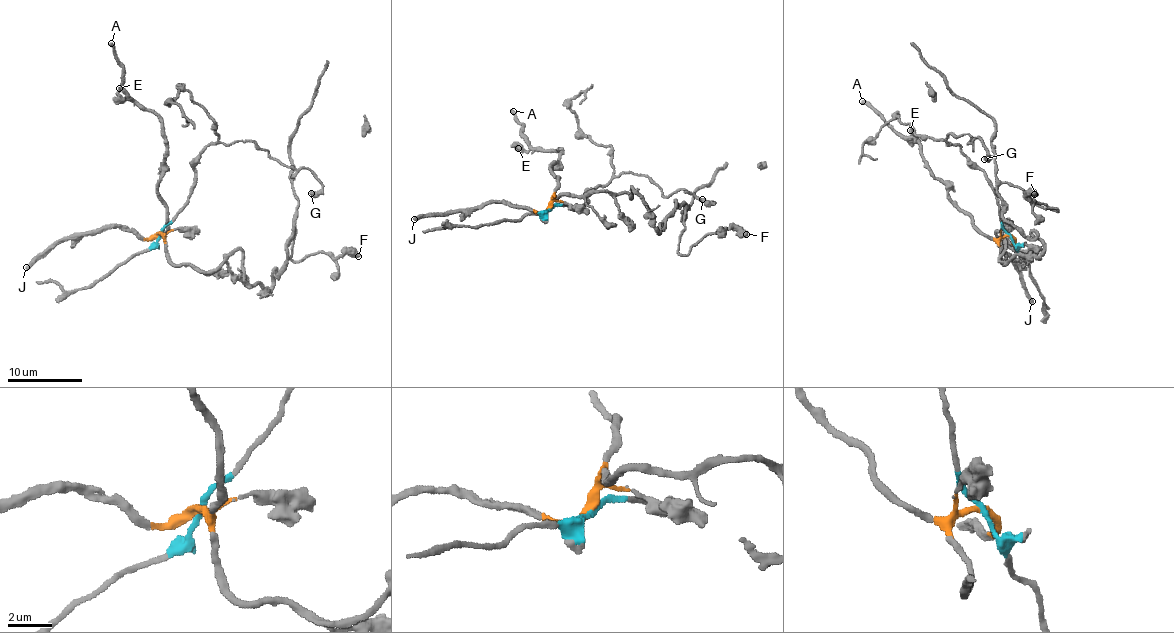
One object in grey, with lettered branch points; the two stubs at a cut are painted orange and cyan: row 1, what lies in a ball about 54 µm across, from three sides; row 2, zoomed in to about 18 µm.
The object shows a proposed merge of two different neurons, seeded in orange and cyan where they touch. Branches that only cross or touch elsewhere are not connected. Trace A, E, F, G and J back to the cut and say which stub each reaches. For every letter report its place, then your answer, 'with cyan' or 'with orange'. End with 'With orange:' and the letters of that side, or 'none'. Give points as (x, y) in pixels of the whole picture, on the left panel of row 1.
A: (111, 43) | with orange
E: (119, 88) | with orange
F: (358, 256) | with orange
G: (311, 193) | with cyan
J: (26, 267) | with orange
With orange: A, E, F, J

